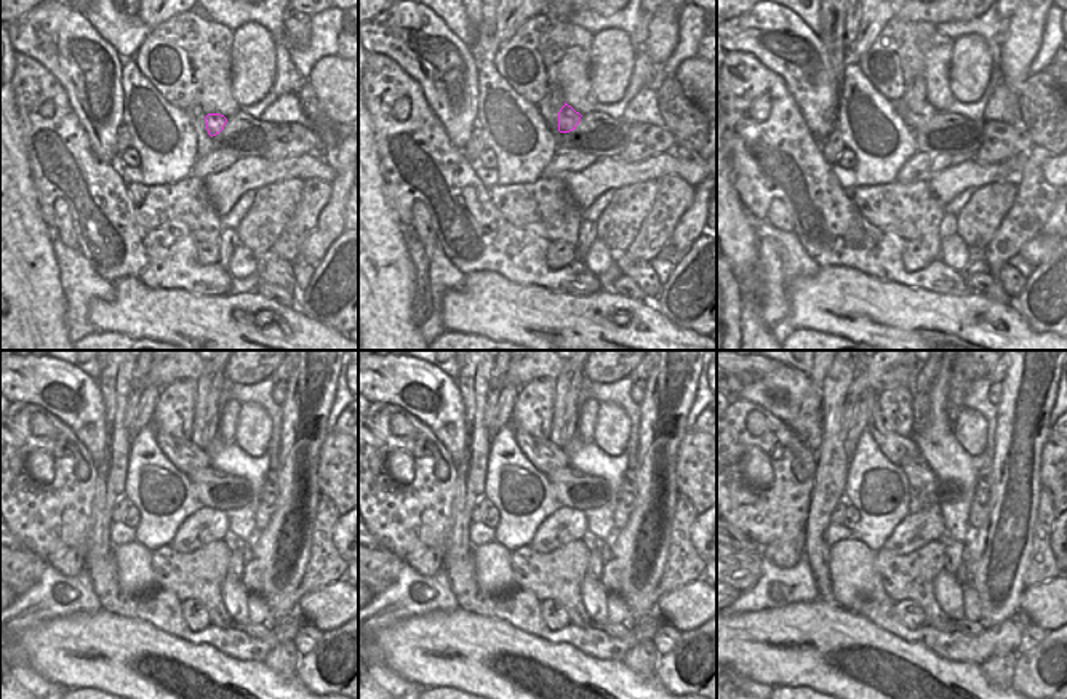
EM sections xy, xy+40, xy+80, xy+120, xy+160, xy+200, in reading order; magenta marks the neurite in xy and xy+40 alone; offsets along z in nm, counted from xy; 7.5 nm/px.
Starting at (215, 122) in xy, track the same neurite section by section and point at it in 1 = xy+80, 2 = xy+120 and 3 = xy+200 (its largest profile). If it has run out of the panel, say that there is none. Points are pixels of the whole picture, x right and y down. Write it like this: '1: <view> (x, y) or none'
1: xy+80 (920, 112)
2: xy+120 (186, 456)
3: xy+200 (895, 448)

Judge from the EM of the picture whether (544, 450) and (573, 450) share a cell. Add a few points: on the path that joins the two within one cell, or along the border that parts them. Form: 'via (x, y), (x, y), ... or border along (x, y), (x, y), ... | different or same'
border along (562, 448), (568, 464) | different

